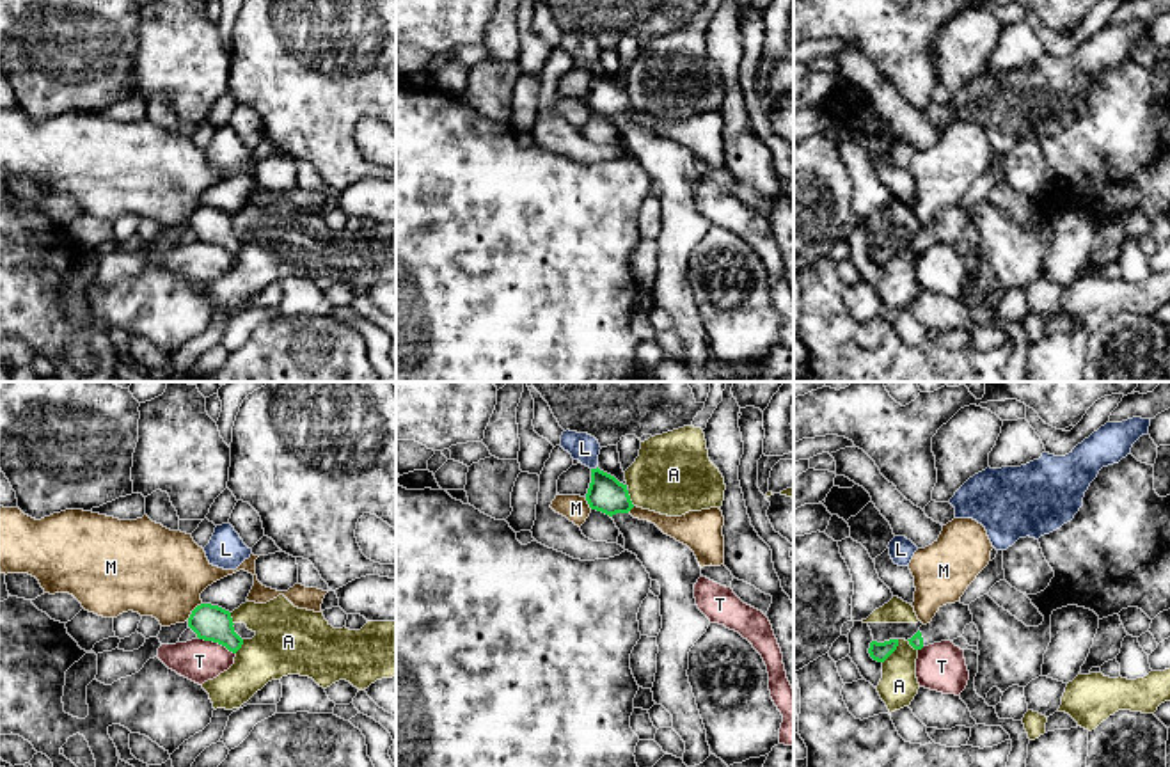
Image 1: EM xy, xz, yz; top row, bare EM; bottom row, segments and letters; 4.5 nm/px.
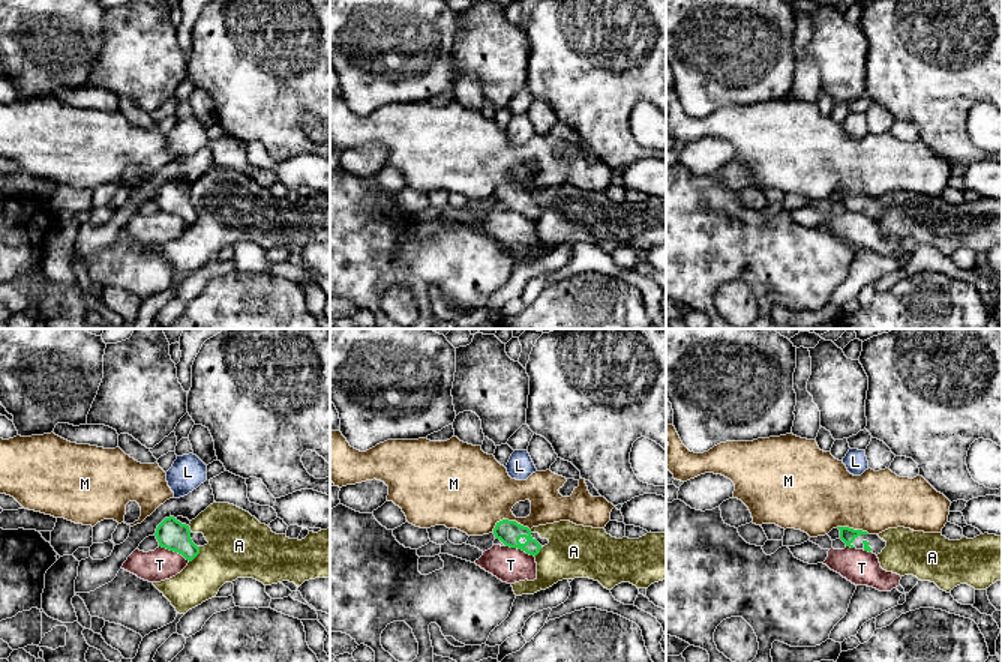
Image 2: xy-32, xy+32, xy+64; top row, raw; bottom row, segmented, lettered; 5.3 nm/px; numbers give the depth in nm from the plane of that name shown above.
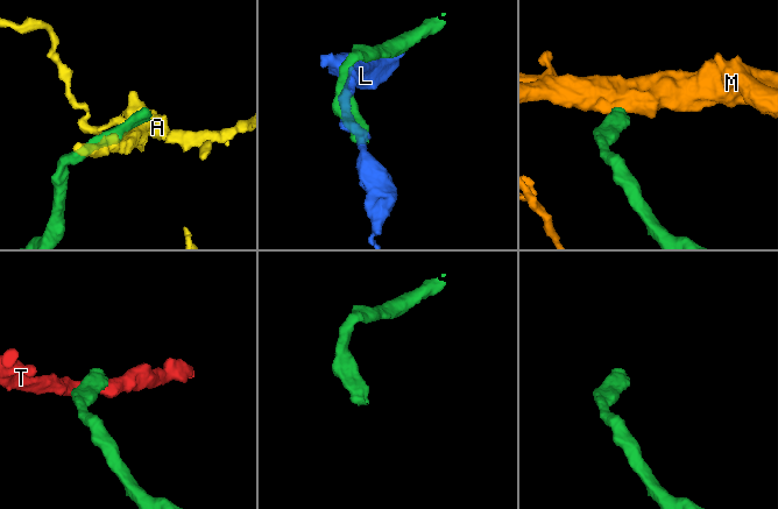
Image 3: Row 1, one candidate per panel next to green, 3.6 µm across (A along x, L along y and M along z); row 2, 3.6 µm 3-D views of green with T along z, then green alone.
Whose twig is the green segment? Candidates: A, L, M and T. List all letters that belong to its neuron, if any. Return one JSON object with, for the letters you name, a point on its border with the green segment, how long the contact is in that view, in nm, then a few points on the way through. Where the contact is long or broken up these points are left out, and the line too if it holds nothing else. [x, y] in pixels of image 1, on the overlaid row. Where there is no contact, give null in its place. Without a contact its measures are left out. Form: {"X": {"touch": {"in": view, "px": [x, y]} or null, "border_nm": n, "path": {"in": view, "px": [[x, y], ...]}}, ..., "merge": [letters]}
{"merge": []}

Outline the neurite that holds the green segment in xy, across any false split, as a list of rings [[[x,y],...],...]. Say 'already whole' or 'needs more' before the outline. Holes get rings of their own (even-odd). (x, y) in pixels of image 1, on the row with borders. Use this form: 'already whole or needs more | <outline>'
already whole | [[[211,604],[197,605],[190,618],[188,627],[199,639],[213,641],[236,653],[243,639],[234,632],[231,613]]]

